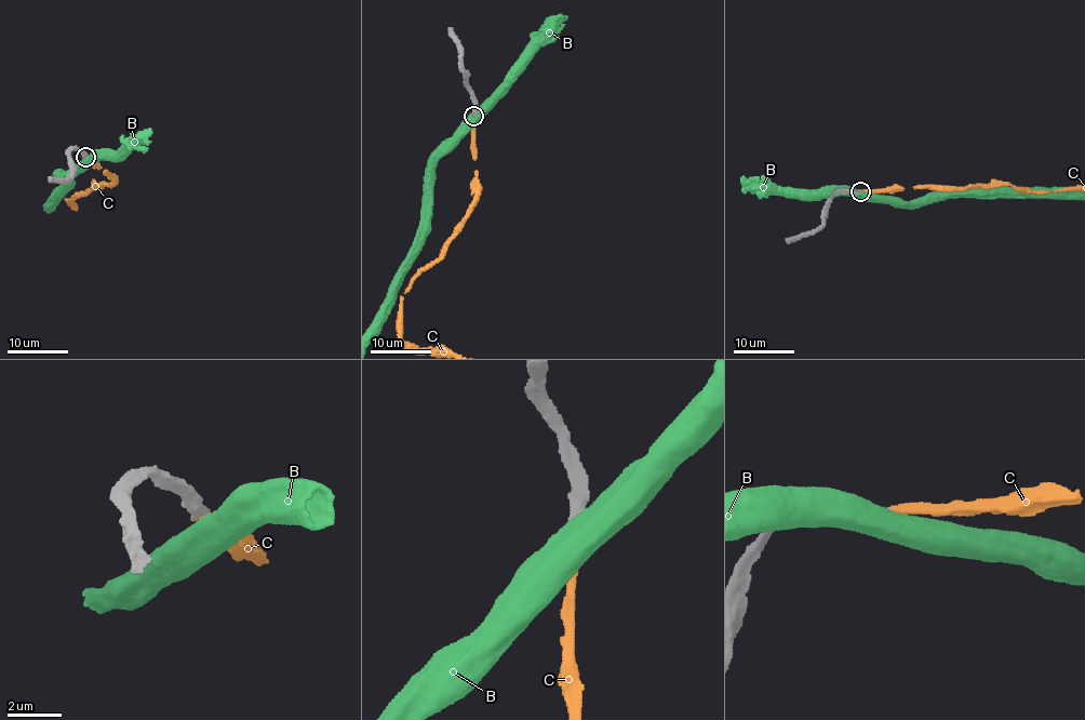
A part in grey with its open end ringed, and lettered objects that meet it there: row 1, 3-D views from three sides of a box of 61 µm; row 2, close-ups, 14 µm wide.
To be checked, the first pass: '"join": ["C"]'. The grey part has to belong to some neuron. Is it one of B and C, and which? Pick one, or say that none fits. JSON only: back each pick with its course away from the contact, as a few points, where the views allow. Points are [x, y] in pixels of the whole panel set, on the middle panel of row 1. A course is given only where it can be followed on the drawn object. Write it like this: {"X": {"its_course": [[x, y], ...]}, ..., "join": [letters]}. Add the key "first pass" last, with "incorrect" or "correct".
{"C": {"its_course": [[474, 116], [476, 204], [400, 297], [400, 338], [417, 350], [458, 355]]}, "join": ["C"], "first pass": "correct"}

